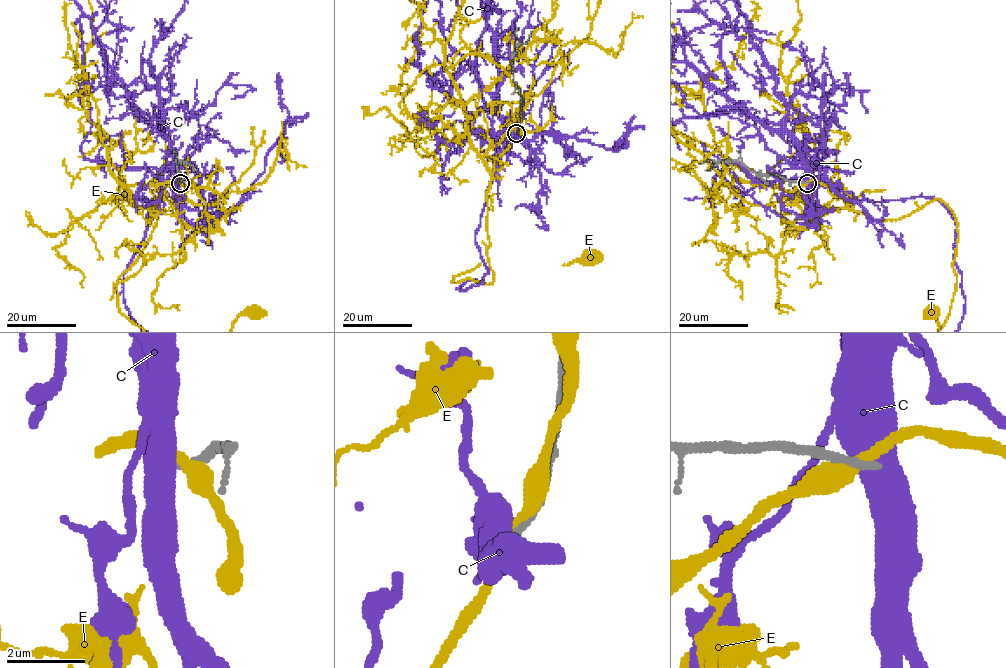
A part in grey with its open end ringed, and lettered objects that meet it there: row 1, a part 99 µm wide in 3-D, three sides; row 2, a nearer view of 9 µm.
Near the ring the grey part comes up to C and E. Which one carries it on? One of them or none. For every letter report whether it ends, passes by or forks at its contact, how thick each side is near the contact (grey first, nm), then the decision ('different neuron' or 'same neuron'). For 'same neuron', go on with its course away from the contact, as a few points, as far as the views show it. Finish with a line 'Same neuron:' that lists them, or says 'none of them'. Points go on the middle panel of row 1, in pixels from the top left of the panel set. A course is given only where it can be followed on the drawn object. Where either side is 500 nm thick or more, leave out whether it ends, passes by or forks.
C: 200/600 nm | different neuron
E: it passes by | 280/360 nm | different neuron
Same neuron: none of them

